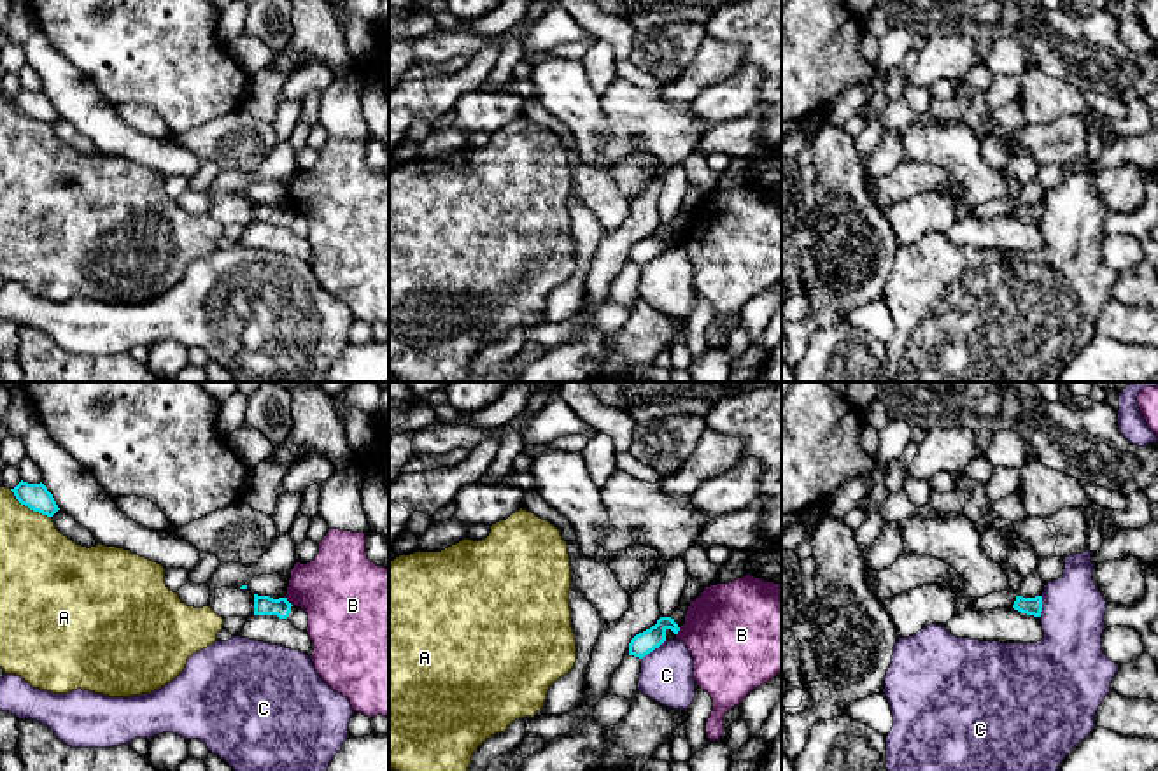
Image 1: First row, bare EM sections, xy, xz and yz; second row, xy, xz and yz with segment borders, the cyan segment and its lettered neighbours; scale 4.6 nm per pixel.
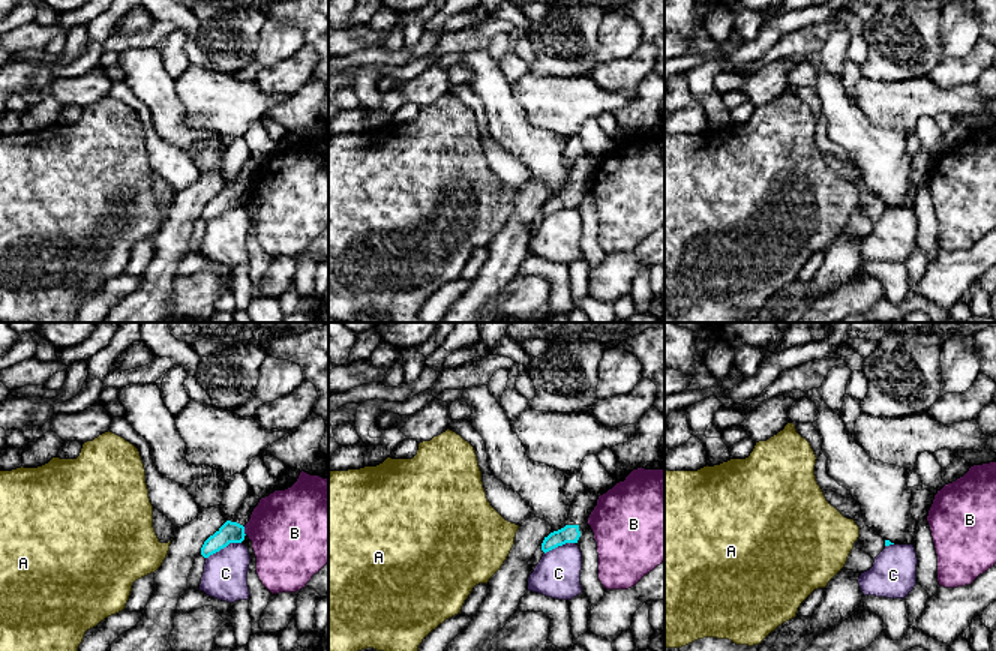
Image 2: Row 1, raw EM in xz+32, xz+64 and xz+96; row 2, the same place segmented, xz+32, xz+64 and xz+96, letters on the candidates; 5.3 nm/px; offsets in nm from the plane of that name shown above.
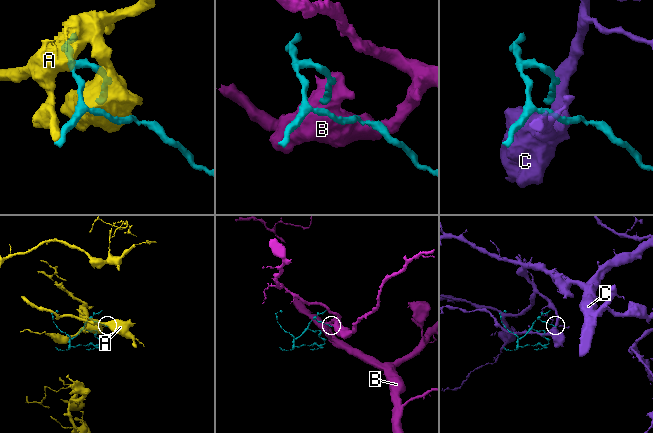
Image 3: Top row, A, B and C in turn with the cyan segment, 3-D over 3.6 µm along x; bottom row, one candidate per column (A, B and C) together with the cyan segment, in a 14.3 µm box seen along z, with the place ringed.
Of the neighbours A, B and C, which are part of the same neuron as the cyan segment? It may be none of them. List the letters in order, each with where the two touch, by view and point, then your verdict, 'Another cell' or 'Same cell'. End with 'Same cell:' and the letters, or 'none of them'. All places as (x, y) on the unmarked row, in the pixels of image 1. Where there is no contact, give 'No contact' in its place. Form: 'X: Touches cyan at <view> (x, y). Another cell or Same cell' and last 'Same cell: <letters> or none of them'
A: Touches cyan at xy (28, 114). Another cell
B: Touches cyan at xy (288, 209). Another cell
C: Touches cyan at xz (654, 256). Another cell
Same cell: none of them

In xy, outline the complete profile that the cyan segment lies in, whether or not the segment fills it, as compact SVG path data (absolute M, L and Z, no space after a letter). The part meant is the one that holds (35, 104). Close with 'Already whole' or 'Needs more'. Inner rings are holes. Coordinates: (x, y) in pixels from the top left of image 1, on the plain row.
M19 89L14 96L11 96L16 103L16 107L28 114L33 119L39 119L42 123L53 124L60 116L53 105L53 102L47 98L47 95L40 91L28 91Z. Already whole

